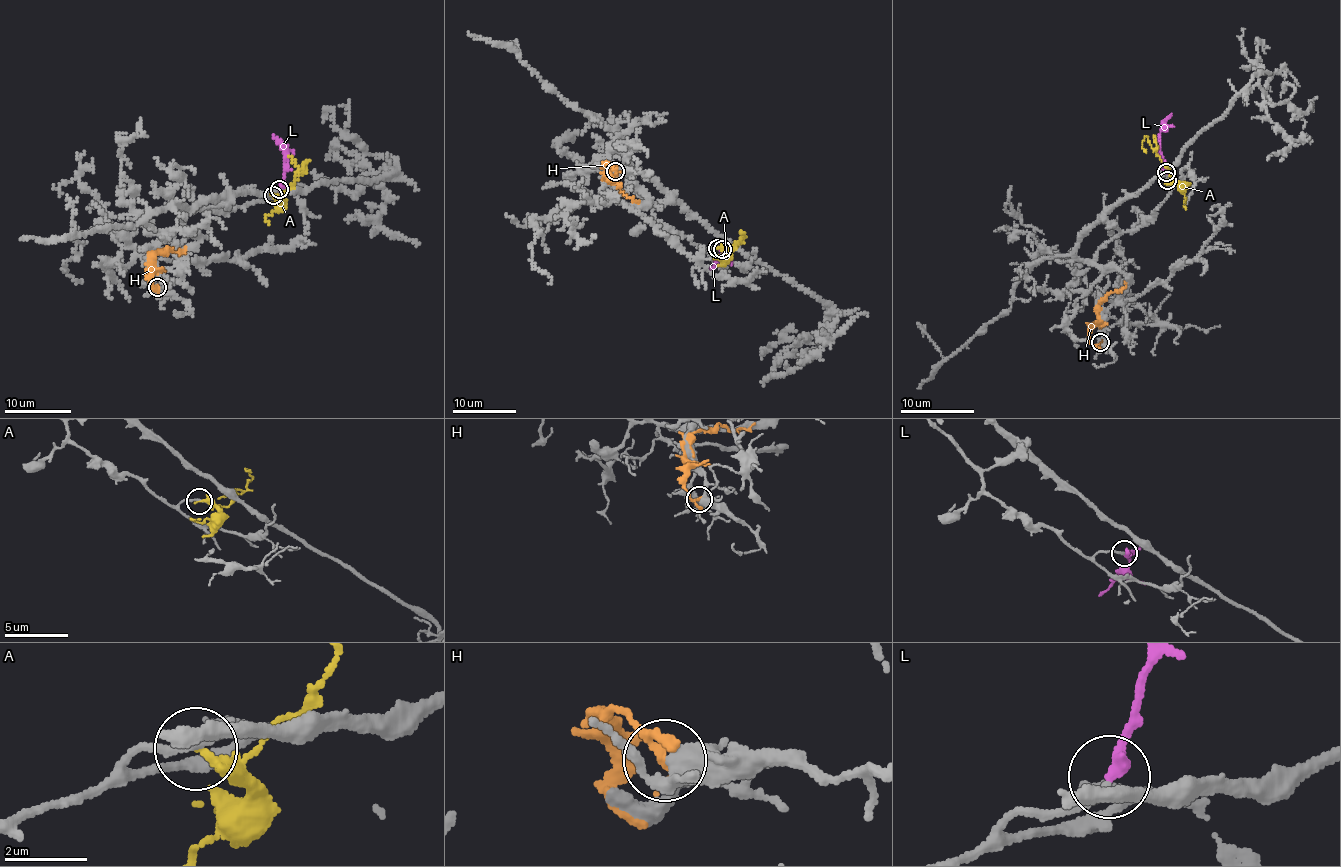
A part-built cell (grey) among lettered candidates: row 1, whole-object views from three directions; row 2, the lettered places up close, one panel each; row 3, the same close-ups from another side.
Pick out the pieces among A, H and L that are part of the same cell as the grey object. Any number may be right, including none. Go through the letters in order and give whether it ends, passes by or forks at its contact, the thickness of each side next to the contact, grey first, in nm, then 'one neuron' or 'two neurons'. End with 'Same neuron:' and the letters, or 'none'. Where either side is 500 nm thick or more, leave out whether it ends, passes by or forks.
A: it ends there; 280 nm thick on the grey side, 300 nm on the other; two neurons
H: it passes by; 400 nm thick on the grey side, 140 nm on the other; two neurons
L: it ends there; 140 nm thick on the grey side, 320 nm on the other; one neuron
Same neuron: L

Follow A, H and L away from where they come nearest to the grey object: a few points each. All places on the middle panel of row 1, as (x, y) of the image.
A: (717, 248), (729, 252), (743, 237), (740, 232), (743, 233)
H: (614, 170), (606, 163), (607, 178), (634, 202), (639, 201)
L: (723, 249), (727, 248), (710, 269)

